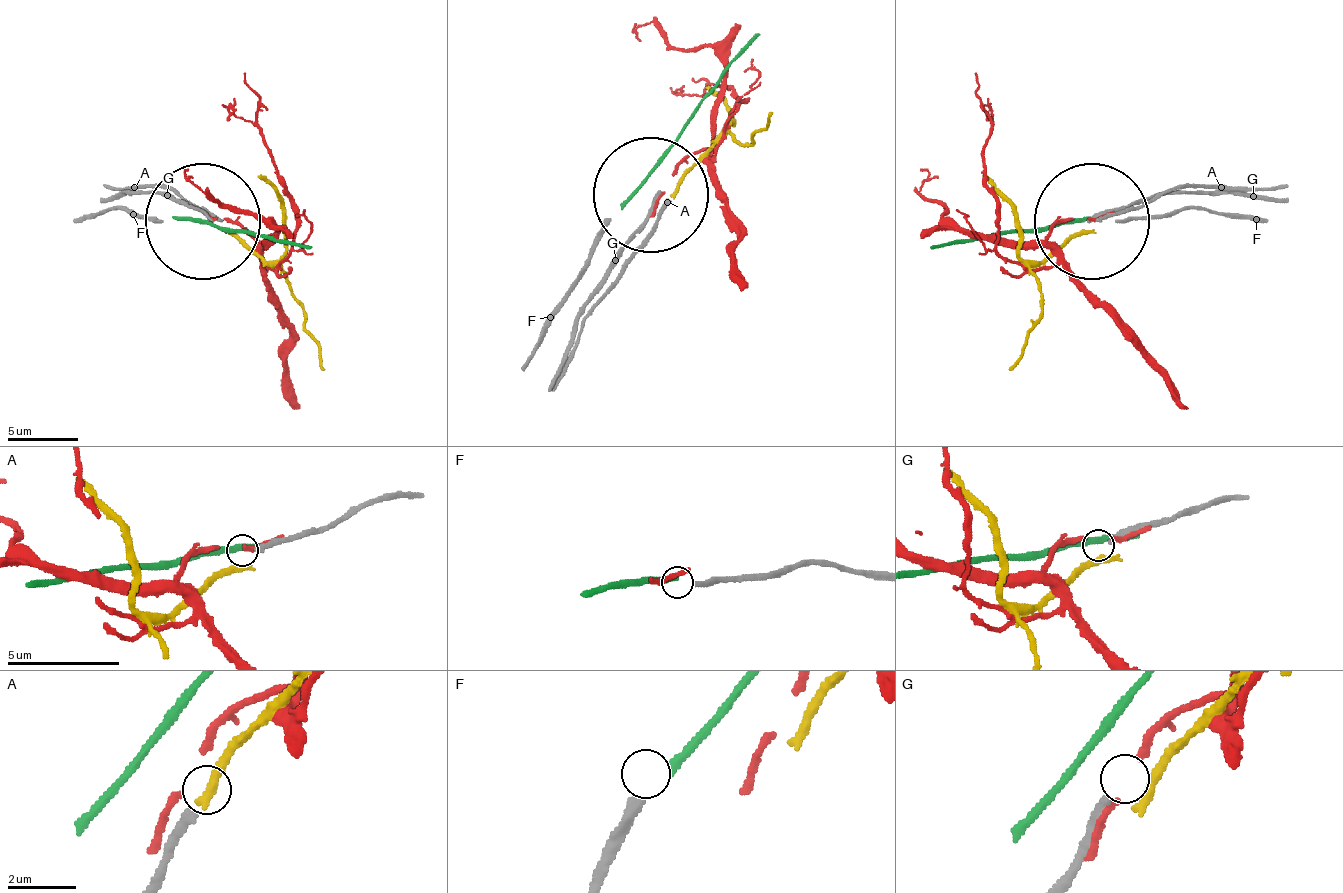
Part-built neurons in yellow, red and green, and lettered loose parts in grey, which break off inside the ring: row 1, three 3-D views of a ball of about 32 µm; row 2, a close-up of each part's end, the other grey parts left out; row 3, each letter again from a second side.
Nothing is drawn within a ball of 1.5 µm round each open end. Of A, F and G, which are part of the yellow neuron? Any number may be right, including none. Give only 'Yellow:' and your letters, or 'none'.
Yellow: none

